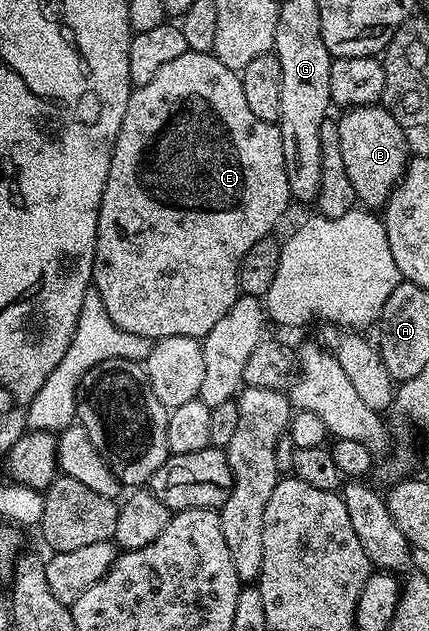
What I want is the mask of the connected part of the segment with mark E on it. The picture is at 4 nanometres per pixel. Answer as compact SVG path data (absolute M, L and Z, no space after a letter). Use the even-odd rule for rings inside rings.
M187 50L182 56L169 60L156 73L154 80L150 80L150 84L142 84L133 89L126 104L126 116L122 116L122 128L112 146L110 172L98 212L96 255L92 265L92 286L98 292L98 296L102 296L102 304L110 320L114 320L118 328L149 340L170 336L190 336L203 340L210 328L214 328L214 324L218 324L218 320L222 320L222 316L230 312L230 304L234 304L237 298L241 297L240 265L246 252L250 252L250 248L258 244L258 240L273 233L272 229L287 212L291 198L280 127L274 122L258 120L258 116L250 112L250 104L246 104L246 95L242 93L239 73L226 68L226 64L222 64L222 60L218 60L213 53L203 54Z

